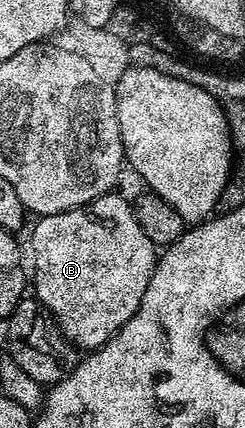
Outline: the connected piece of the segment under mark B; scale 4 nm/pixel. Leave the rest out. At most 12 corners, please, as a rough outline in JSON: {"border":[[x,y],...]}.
{"border":[[119,194],[36,222],[31,288],[70,344],[140,310],[158,249]]}

